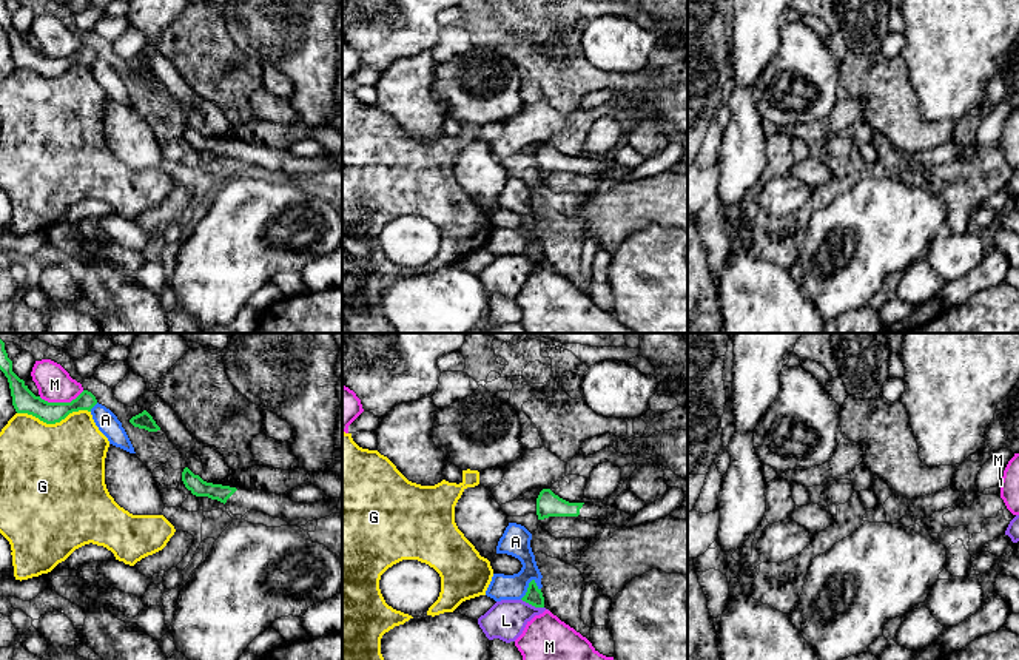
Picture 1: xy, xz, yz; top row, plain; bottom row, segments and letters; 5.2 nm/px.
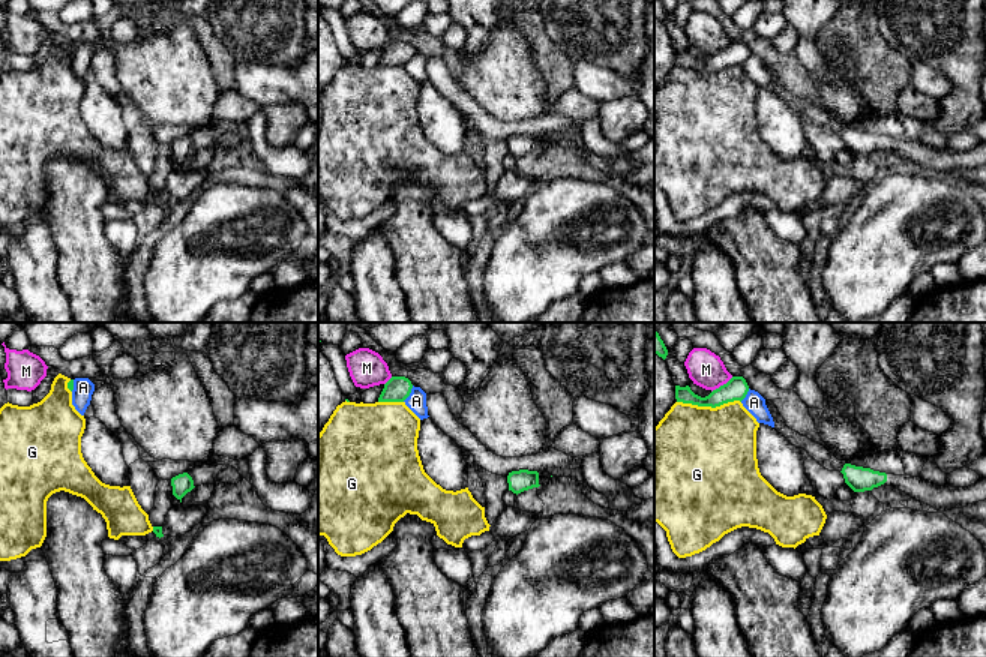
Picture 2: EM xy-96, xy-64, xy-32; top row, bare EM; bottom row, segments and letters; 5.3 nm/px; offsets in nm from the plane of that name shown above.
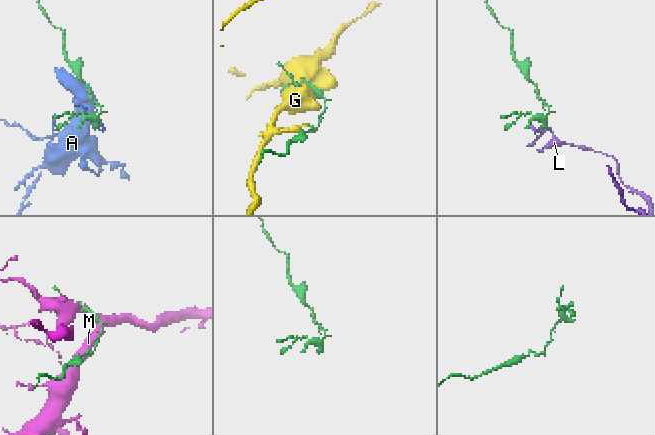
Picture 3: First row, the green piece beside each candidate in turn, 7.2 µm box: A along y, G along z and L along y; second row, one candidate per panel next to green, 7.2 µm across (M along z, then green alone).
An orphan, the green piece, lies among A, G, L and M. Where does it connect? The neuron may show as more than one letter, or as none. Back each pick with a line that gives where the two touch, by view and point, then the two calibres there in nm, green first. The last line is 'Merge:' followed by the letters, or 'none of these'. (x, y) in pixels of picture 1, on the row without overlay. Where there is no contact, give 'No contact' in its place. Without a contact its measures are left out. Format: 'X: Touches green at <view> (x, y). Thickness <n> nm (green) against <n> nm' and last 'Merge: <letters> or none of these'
Merge: none of these

